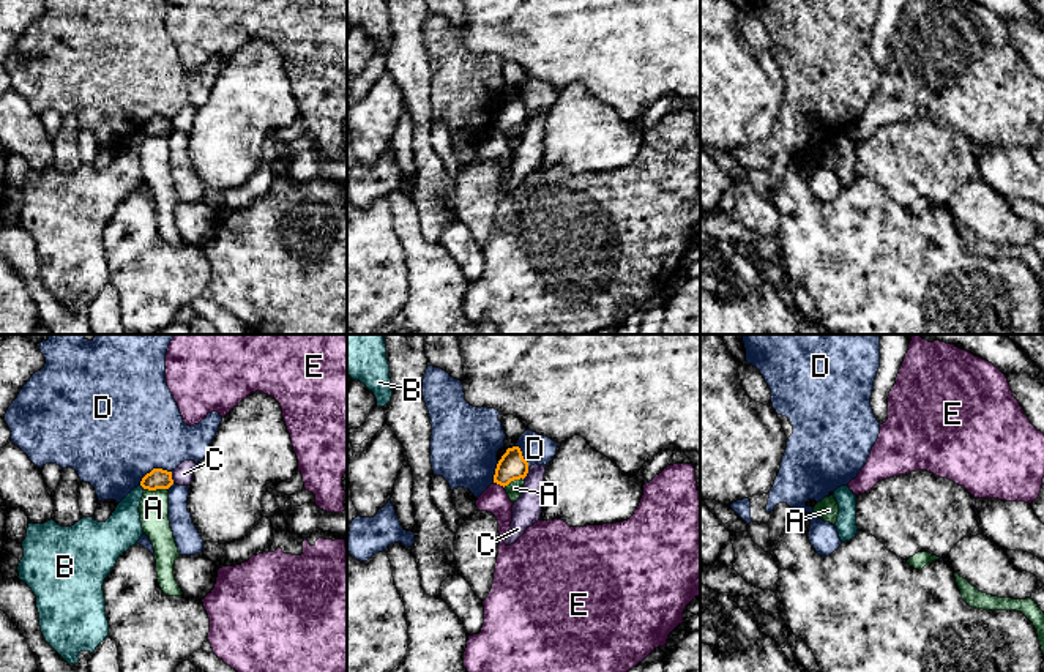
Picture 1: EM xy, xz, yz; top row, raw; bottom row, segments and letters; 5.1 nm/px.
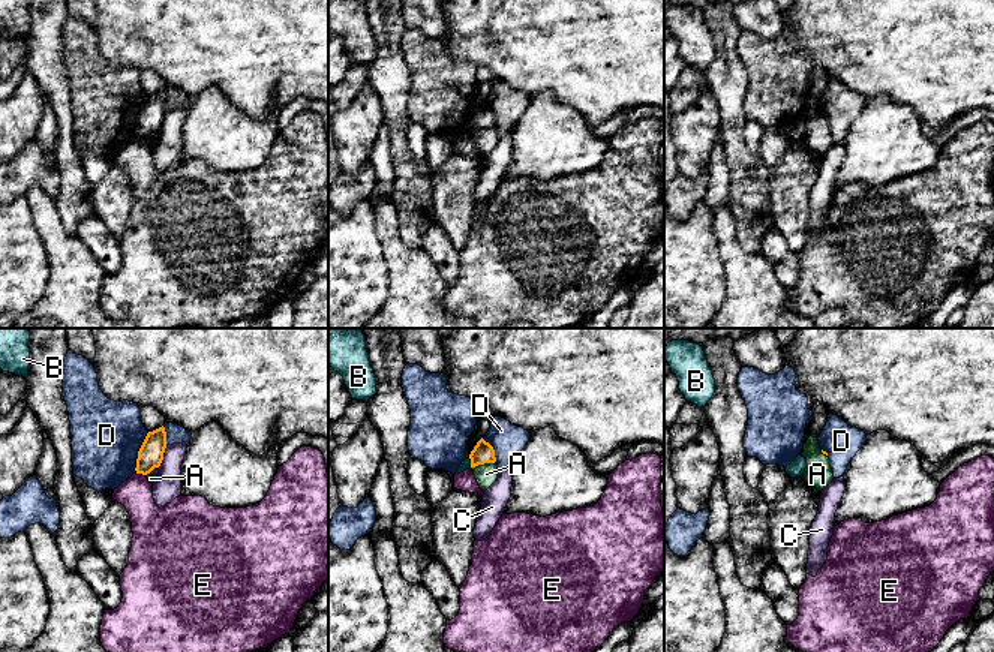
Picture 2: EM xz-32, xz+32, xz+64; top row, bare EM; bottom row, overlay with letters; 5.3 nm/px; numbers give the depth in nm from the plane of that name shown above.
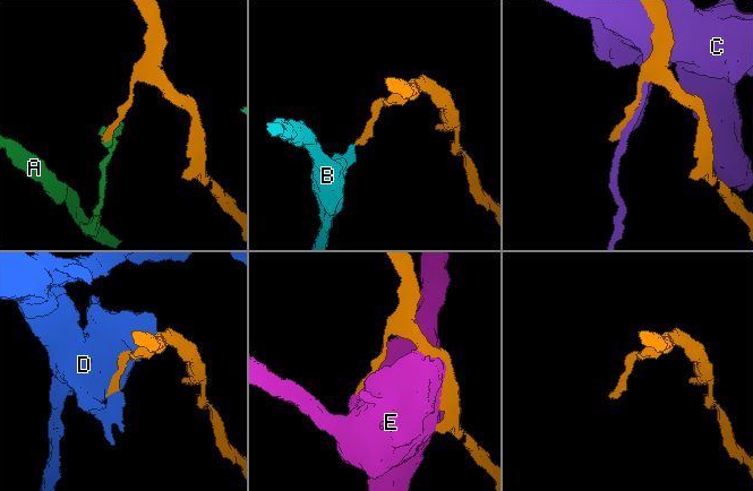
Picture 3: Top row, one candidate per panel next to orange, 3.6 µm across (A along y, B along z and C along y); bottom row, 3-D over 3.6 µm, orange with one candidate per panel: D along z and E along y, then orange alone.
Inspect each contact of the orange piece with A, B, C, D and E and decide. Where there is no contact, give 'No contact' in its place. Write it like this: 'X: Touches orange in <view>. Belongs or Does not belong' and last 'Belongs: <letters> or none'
A: Touches orange in xy. Does not belong
B: Touches orange in xy. Does not belong
C: Touches orange in xy. Does not belong
D: Touches orange in xy. Does not belong
E: Touches orange in xz. Does not belong
Belongs: none

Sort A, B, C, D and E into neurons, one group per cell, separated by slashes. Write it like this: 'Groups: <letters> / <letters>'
Groups: A / B / C / D / E

